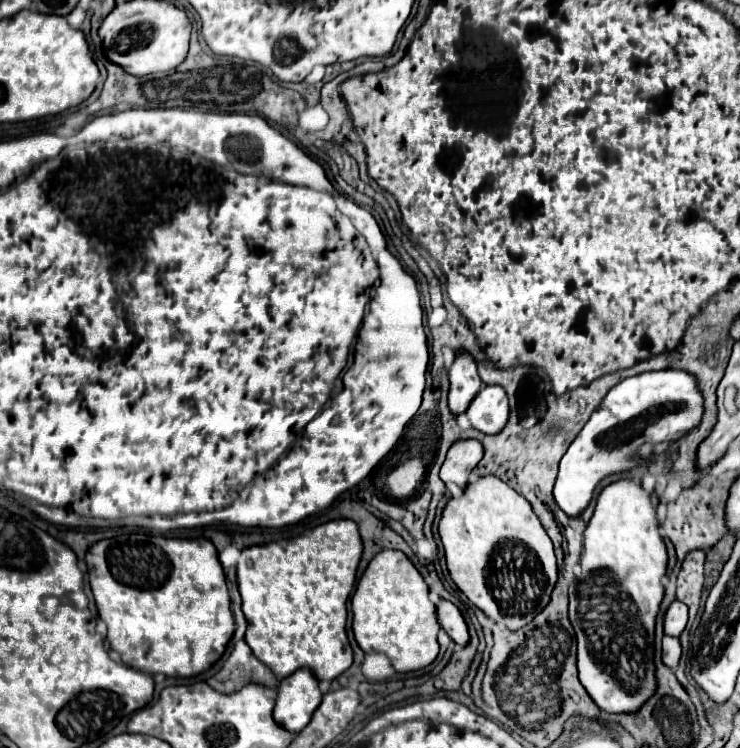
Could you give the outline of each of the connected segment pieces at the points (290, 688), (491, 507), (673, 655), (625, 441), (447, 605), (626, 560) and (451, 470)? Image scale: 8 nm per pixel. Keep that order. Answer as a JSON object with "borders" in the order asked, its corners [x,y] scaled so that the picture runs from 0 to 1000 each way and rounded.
{"borders":[[[[404,893],[377,914],[369,957],[391,979],[404,979],[415,971],[420,955],[431,947],[434,933],[436,928],[426,901],[420,901],[415,893]]],[[[669,636],[647,639],[642,647],[634,647],[623,666],[609,666],[599,682],[593,698],[593,714],[601,730],[604,759],[618,781],[618,786],[661,824],[664,829],[685,837],[688,842],[701,842],[720,832],[720,826],[742,807],[745,791],[753,781],[753,749],[747,738],[747,725],[731,703],[728,693],[718,682],[718,674],[699,660],[688,647]]],[[[896,850],[896,885],[901,890],[915,890],[920,882],[920,858],[909,850]]],[[[901,492],[845,505],[820,524],[809,545],[799,553],[796,564],[758,612],[747,655],[753,676],[772,693],[785,690],[815,639],[861,626],[861,612],[866,612],[864,599],[869,594],[904,594],[931,580],[947,567],[950,551],[950,527],[942,505],[926,495]]],[[[596,805],[591,810],[591,824],[593,824],[593,832],[599,837],[599,842],[609,850],[609,856],[620,864],[631,864],[634,858],[634,842],[631,842],[631,834],[620,818],[620,813],[609,805]]],[[[853,642],[823,647],[809,660],[801,693],[791,709],[785,767],[769,786],[769,829],[780,853],[782,909],[815,952],[858,955],[888,922],[885,912],[885,832],[896,802],[893,773],[901,765],[901,735],[891,717],[880,660]]],[[[620,588],[604,604],[593,639],[601,647],[612,644],[620,652],[628,652],[634,644],[636,628],[647,620],[650,612],[653,612],[653,596],[645,588]]]]}

